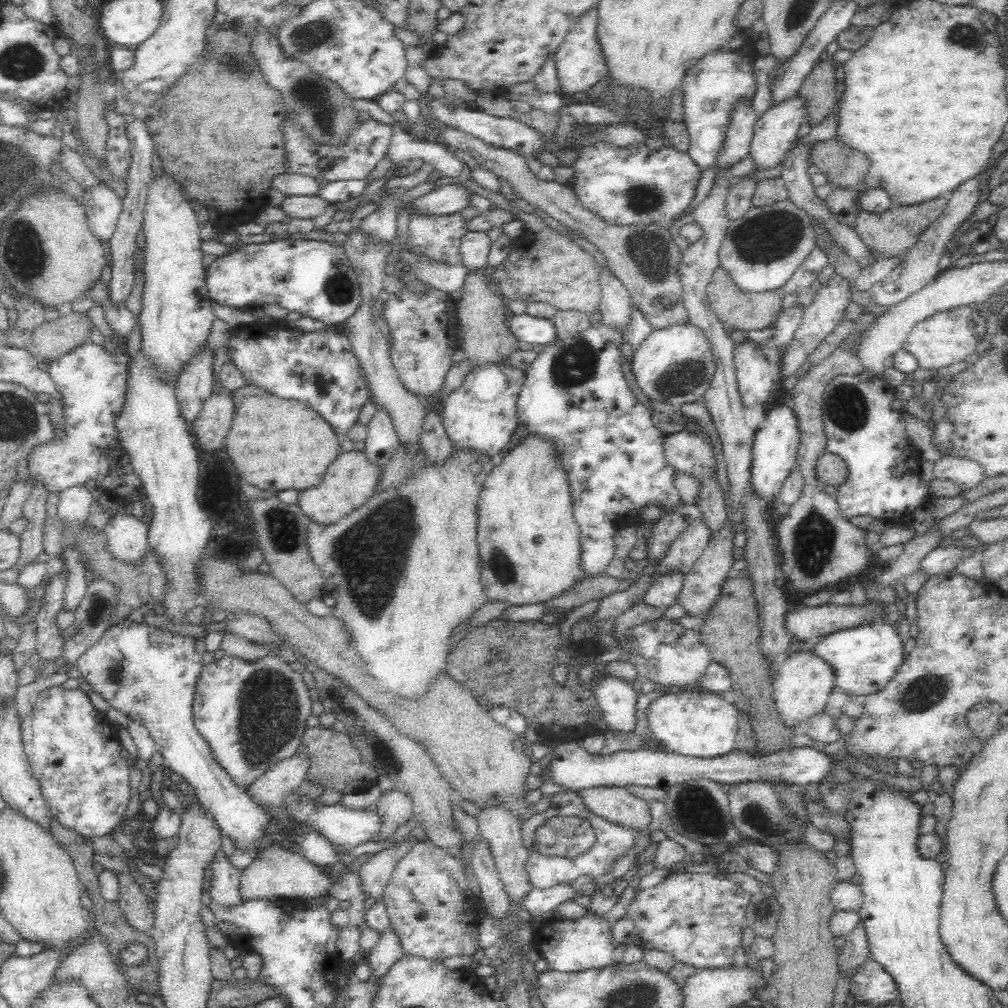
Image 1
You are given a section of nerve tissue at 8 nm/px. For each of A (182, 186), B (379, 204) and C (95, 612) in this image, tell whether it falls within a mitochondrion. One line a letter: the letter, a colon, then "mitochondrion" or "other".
A: other
B: other
C: mitochondrion

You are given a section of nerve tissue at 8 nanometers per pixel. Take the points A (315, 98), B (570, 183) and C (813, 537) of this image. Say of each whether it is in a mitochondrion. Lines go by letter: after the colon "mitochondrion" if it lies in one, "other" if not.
A: mitochondrion
B: other
C: mitochondrion

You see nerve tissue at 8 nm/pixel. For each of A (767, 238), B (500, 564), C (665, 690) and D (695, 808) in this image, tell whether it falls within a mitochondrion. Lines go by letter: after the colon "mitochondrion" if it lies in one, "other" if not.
A: mitochondrion
B: mitochondrion
C: other
D: mitochondrion

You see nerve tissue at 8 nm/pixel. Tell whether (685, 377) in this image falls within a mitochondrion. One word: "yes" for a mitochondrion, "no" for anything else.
yes

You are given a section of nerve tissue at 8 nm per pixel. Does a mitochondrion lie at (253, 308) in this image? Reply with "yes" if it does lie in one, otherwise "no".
no

